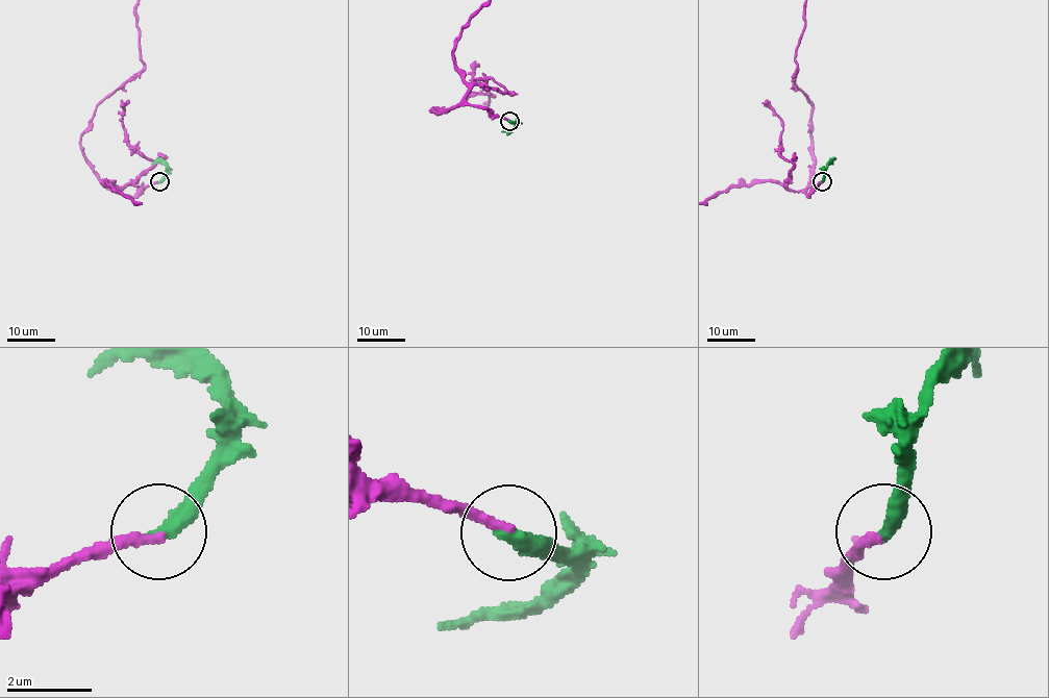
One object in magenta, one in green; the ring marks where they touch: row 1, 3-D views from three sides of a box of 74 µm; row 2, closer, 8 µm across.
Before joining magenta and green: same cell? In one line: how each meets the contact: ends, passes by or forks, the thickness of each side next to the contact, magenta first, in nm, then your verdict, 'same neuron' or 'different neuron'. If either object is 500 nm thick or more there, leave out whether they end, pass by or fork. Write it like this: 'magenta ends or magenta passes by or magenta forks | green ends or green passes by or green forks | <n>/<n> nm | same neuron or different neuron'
magenta ends | green ends | 240/380 nm | same neuron

